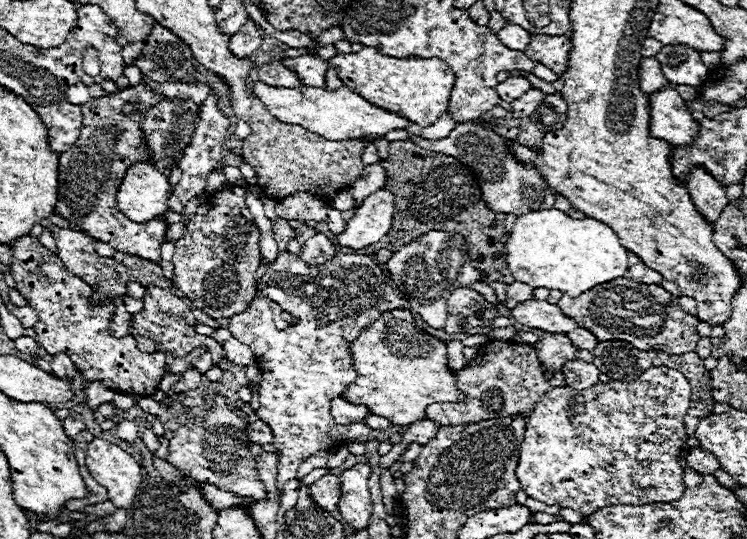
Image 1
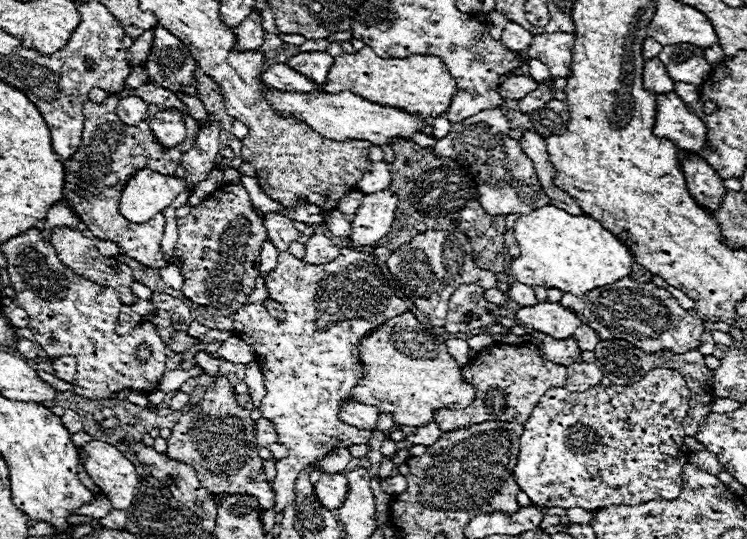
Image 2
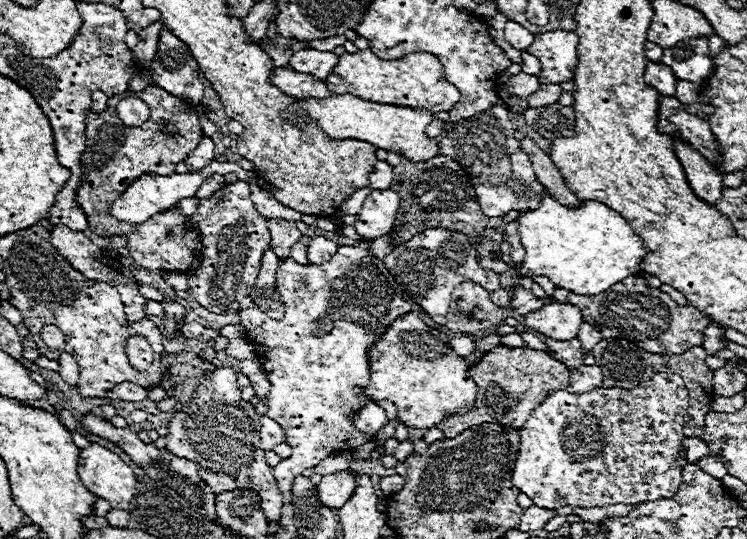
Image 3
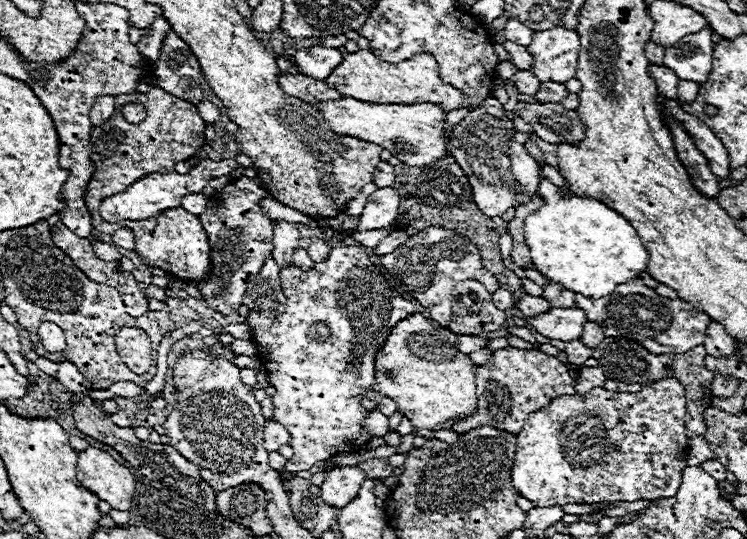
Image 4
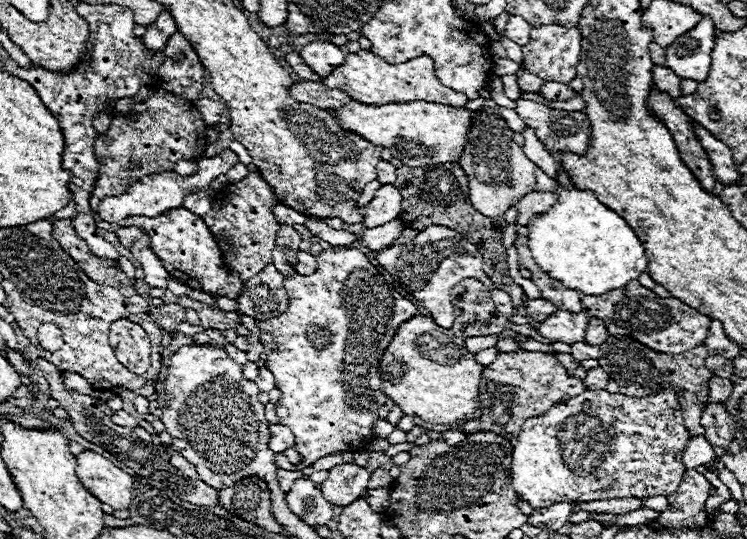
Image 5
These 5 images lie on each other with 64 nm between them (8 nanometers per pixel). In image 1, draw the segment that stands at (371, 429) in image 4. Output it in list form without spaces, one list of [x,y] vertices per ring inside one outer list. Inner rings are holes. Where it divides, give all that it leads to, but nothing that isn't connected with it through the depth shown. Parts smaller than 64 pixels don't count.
[[[334,398],[330,402],[330,412],[336,424],[354,424],[354,422],[362,422],[364,416],[368,414],[366,406],[354,406],[342,398]]]

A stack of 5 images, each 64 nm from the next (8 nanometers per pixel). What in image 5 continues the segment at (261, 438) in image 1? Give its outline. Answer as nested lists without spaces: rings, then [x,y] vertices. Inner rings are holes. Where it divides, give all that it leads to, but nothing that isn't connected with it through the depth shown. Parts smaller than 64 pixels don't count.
[[[270,424],[270,442],[268,448],[272,452],[284,452],[286,448],[294,446],[294,434],[282,424]]]

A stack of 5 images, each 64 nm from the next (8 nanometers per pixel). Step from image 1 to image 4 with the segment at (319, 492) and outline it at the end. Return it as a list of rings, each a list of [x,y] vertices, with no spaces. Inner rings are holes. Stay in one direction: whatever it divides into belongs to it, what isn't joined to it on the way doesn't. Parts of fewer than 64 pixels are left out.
[[[342,466],[334,468],[326,474],[326,480],[320,486],[320,496],[326,504],[334,508],[346,506],[352,498],[358,496],[360,484],[366,478],[366,474],[356,466]]]

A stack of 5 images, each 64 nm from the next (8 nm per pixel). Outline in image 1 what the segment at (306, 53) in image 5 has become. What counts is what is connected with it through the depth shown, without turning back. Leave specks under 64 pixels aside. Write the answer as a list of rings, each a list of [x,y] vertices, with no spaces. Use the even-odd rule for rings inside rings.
[[[298,56],[298,58],[286,58],[282,64],[288,70],[294,70],[298,78],[302,78],[302,84],[324,88],[324,76],[326,76],[326,60],[318,56]]]

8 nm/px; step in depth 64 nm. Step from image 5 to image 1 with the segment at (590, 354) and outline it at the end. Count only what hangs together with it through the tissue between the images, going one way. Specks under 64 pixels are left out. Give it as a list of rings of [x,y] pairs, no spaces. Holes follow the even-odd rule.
[[[546,332],[534,344],[534,350],[546,378],[552,378],[556,372],[560,372],[562,362],[576,358],[578,352],[564,334],[546,334]]]

